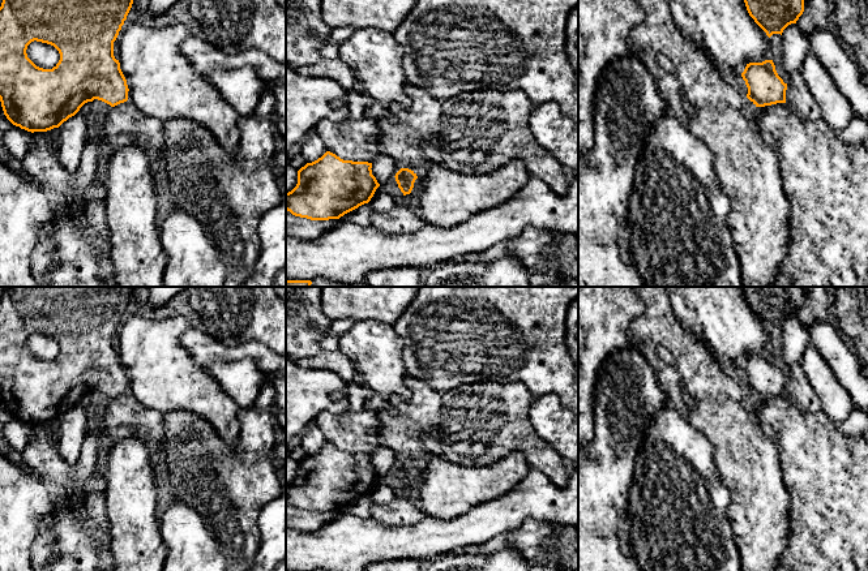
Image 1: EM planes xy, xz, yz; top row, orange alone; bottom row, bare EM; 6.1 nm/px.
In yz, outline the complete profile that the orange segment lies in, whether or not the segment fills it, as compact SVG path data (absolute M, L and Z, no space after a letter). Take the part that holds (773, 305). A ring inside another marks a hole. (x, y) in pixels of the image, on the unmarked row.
M744 287L749 308L770 330L796 315L804 304L804 287Z

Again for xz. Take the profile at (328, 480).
M326 443L321 450L298 463L296 478L286 485L286 502L311 512L339 511L345 506L368 495L380 478L372 467L372 455L343 452Z

